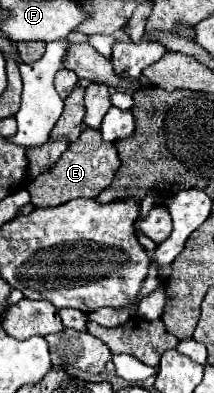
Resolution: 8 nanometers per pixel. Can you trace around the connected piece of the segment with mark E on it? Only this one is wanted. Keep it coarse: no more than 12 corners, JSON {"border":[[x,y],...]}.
{"border":[[84,129],[52,169],[32,179],[34,207],[96,197],[120,159]]}

